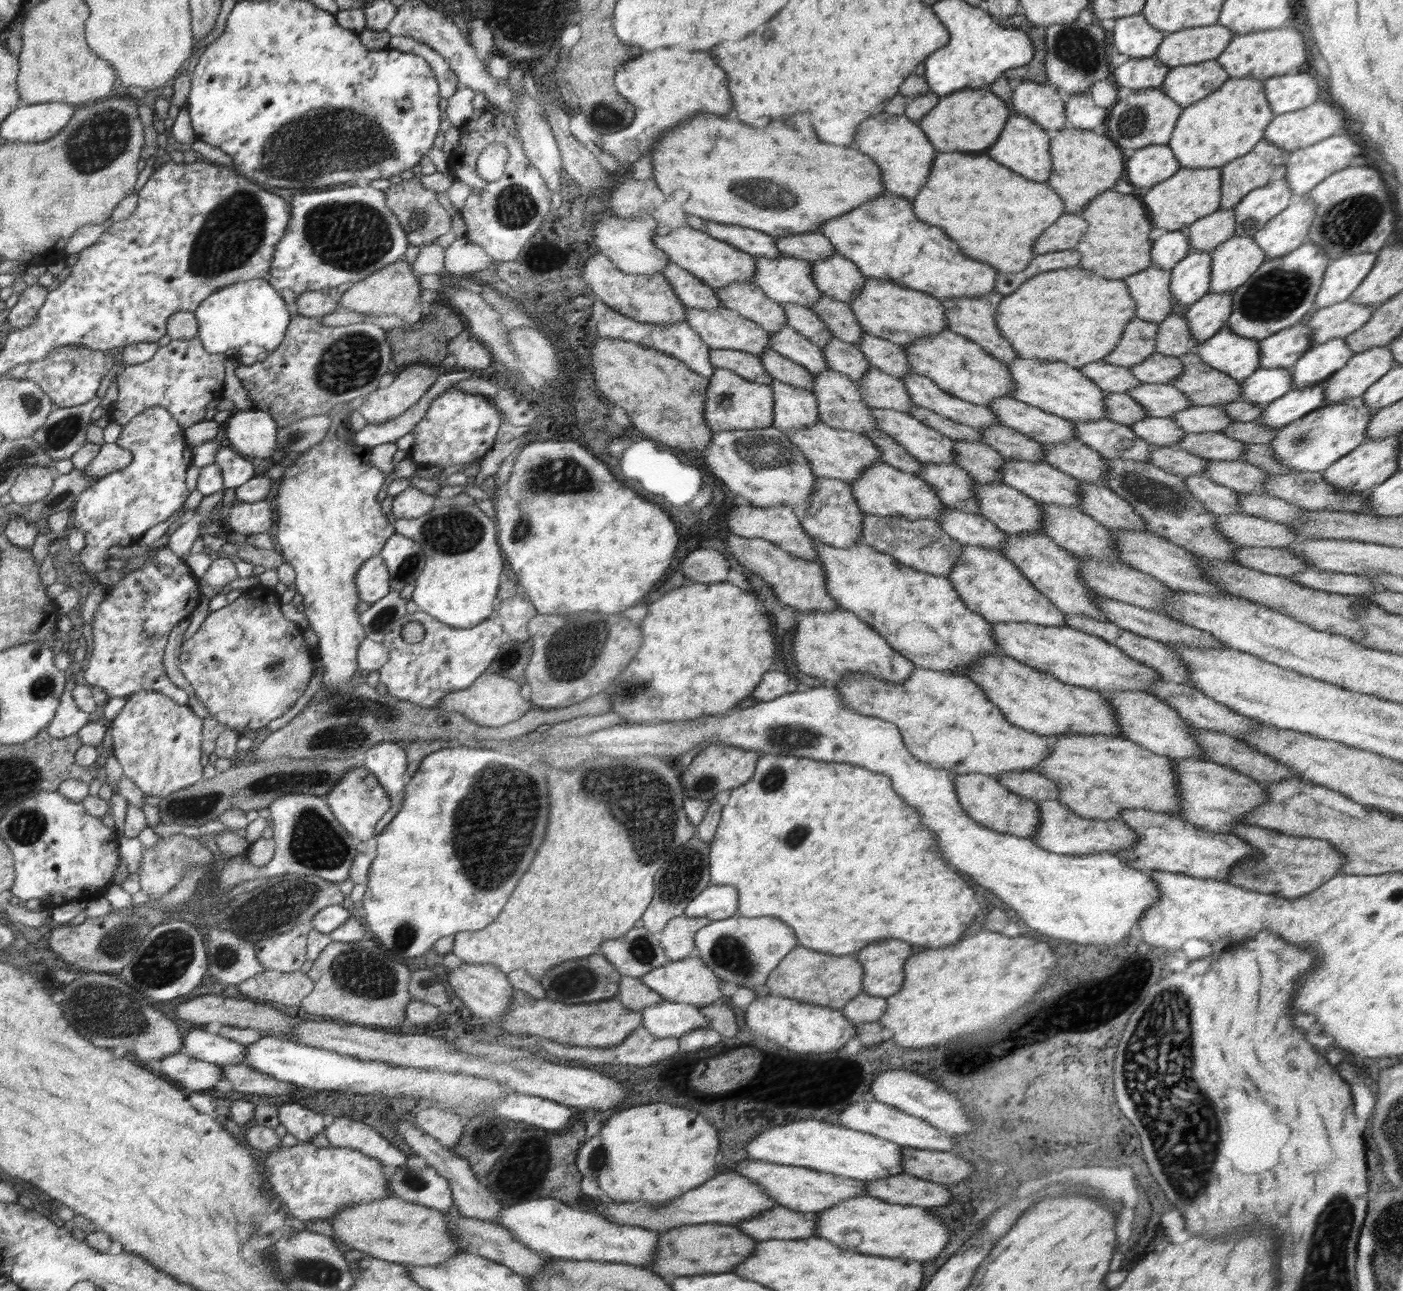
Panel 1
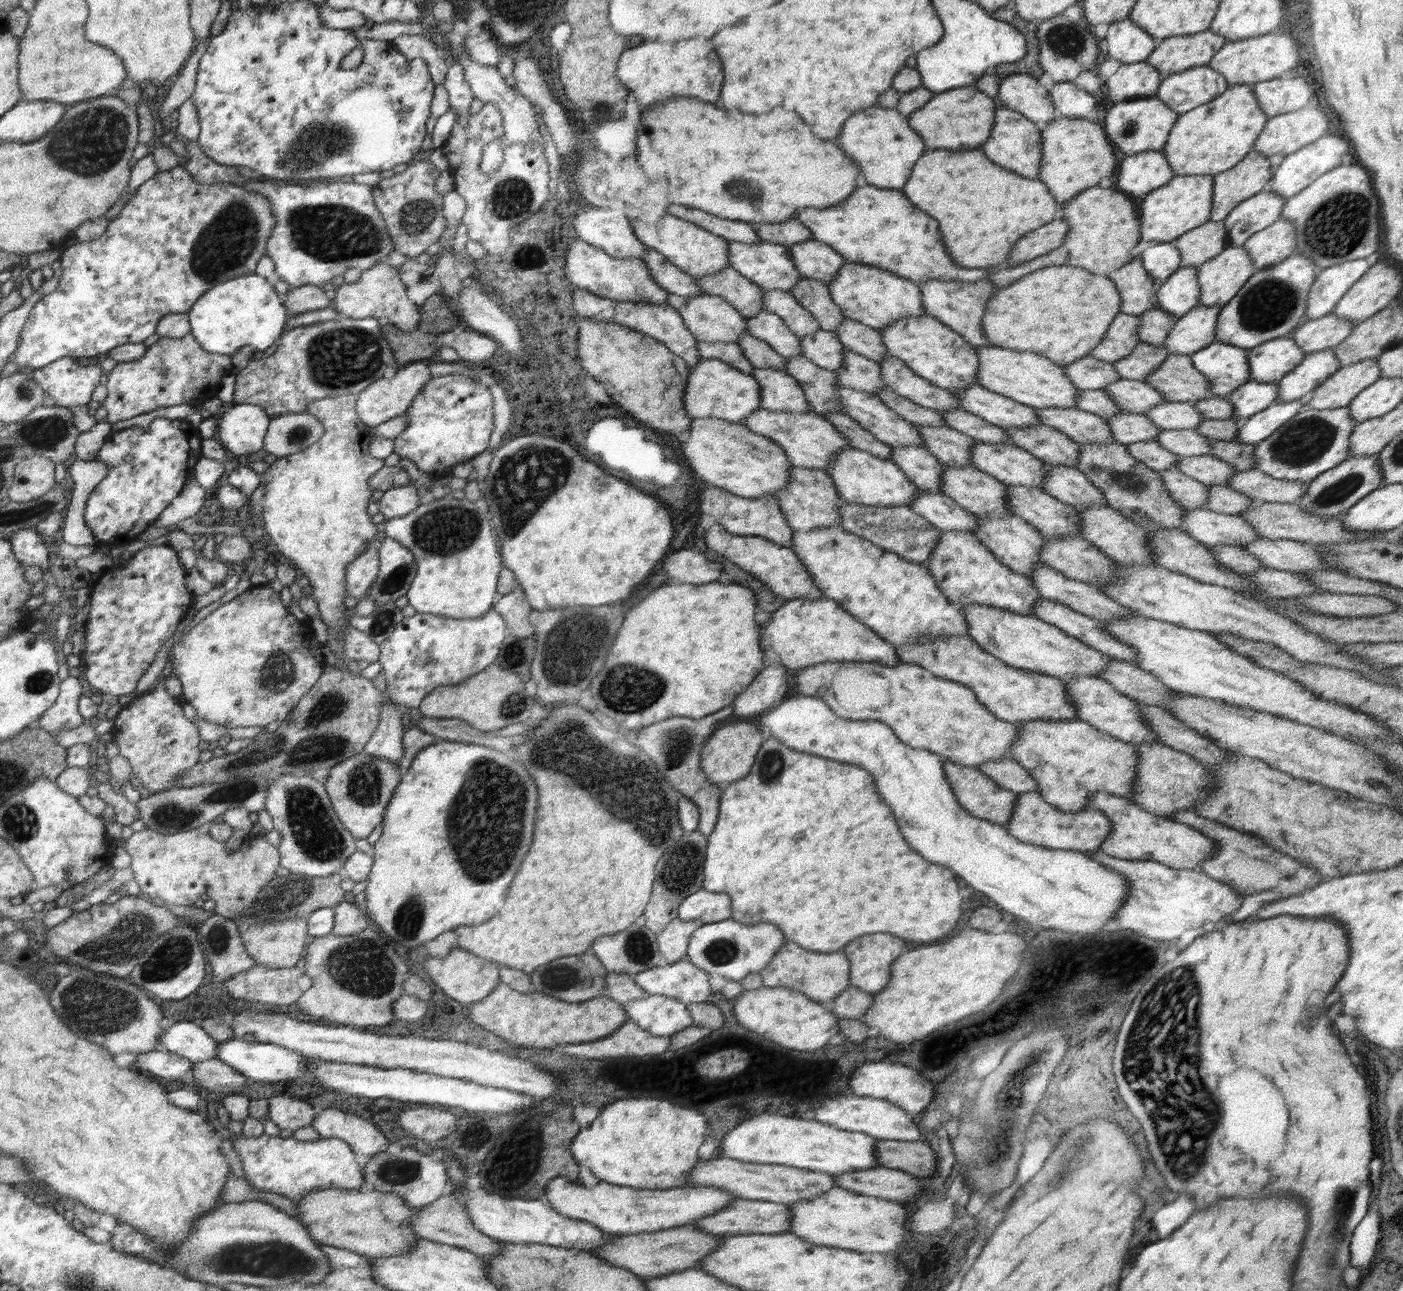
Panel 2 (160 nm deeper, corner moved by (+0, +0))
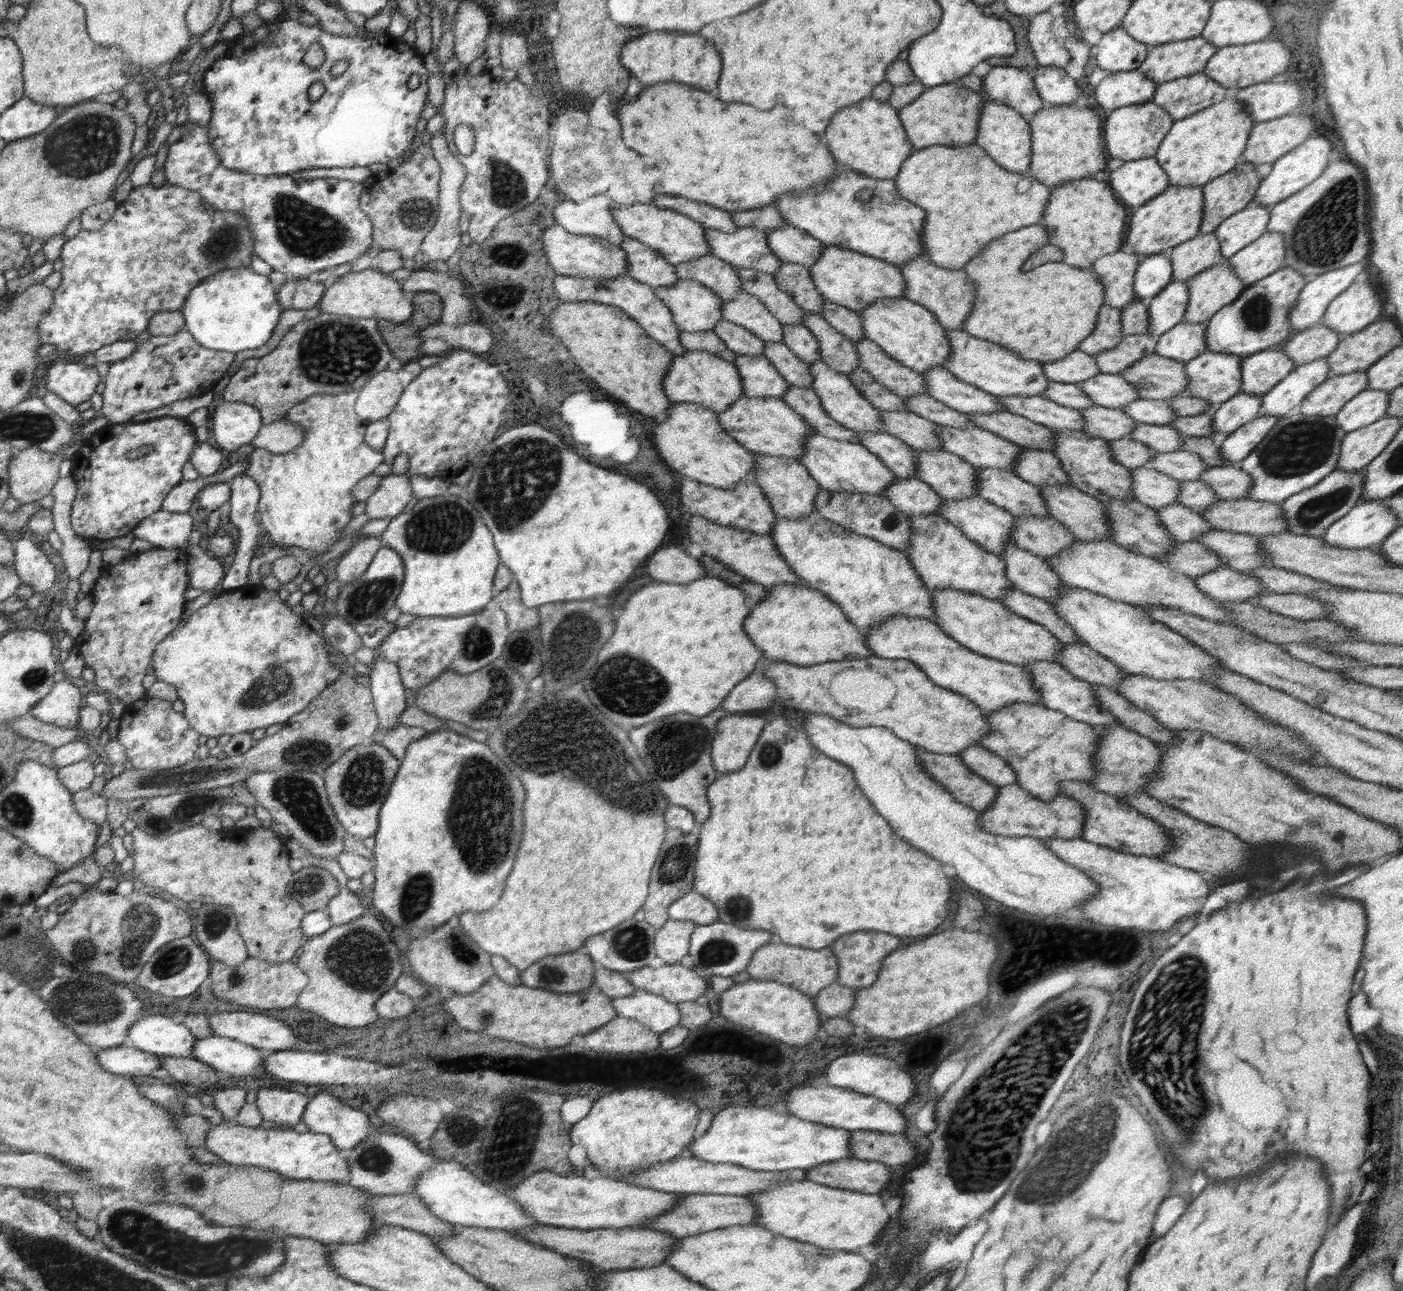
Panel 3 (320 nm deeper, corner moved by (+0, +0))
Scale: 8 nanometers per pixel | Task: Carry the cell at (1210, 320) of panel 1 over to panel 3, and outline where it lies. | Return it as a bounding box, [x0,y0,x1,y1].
[1154,320,1207,363]

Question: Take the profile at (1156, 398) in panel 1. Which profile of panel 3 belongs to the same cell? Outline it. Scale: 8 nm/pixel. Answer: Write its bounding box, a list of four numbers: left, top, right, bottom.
[1077,373,1138,408]

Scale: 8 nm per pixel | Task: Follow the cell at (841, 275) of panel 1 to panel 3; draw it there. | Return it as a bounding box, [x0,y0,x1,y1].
[767,225,826,268]

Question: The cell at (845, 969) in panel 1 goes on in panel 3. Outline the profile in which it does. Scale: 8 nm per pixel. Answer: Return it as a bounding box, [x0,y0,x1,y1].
[747,940,838,998]

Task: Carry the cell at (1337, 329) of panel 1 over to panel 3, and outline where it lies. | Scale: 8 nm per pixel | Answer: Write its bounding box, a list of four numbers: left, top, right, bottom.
[1283,323,1342,367]

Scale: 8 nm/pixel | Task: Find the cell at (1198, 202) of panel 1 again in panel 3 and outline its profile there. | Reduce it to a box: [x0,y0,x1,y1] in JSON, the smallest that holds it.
[1126,186,1204,254]

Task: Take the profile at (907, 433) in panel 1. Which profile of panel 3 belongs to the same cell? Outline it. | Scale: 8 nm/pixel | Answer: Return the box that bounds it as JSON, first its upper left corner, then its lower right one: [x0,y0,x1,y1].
[809,361,883,431]

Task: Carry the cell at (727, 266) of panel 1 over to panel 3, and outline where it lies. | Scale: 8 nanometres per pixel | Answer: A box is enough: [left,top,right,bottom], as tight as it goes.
[612,202,710,265]

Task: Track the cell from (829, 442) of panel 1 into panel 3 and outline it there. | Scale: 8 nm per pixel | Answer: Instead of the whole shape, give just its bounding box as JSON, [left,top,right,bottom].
[718,395,815,459]

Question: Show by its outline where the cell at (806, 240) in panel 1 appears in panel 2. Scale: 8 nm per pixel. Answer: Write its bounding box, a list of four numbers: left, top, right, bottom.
[754,219,812,246]

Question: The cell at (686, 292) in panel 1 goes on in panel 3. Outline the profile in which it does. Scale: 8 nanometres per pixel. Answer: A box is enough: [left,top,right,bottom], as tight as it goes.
[620,235,679,288]

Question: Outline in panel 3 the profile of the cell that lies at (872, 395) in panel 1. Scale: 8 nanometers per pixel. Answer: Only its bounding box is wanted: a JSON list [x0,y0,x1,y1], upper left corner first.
[801,311,860,376]

